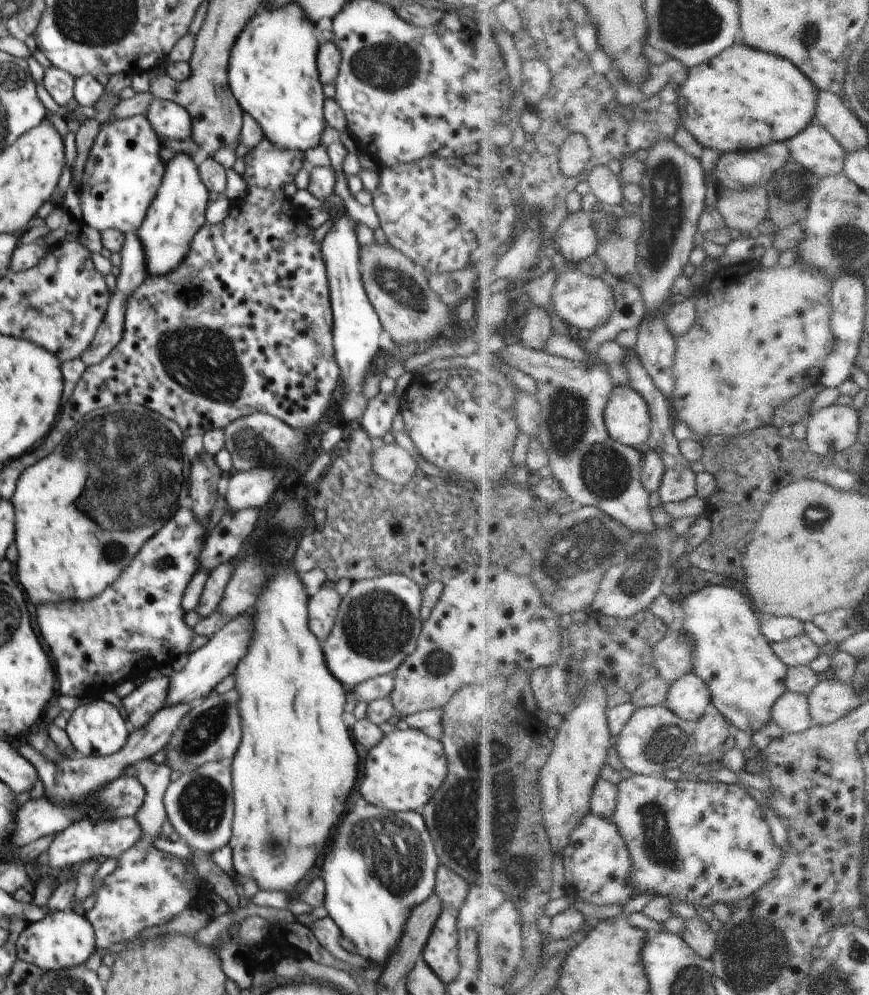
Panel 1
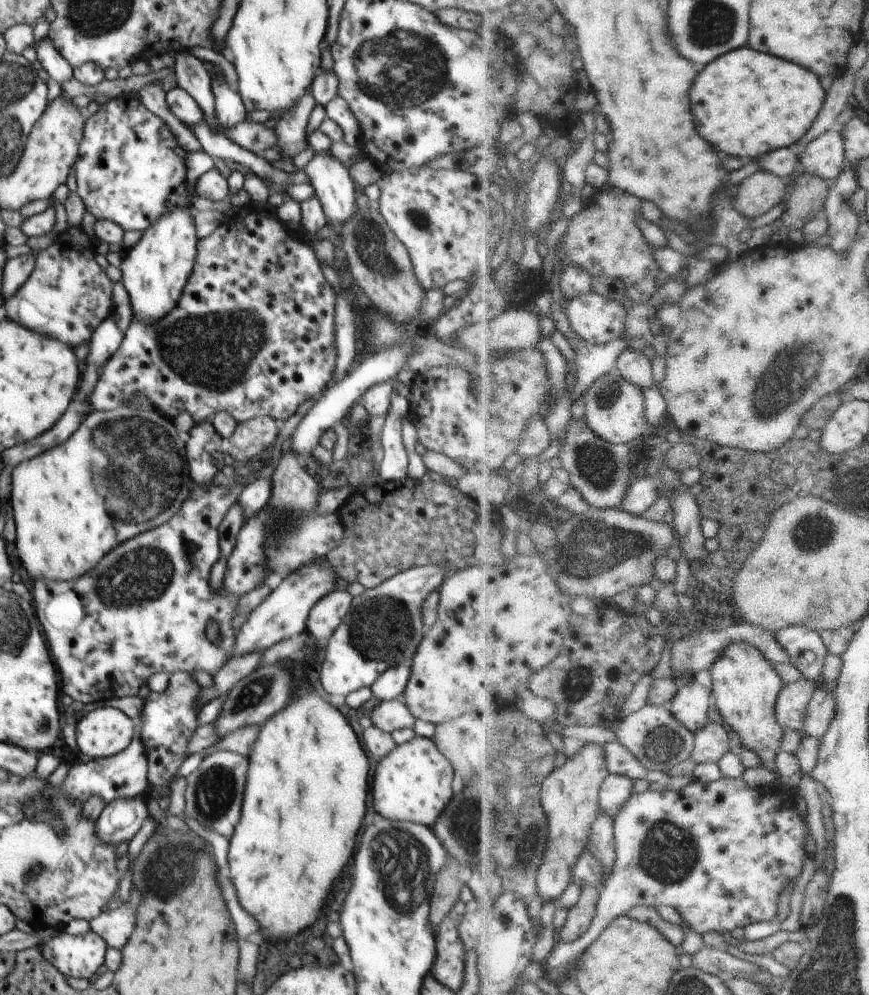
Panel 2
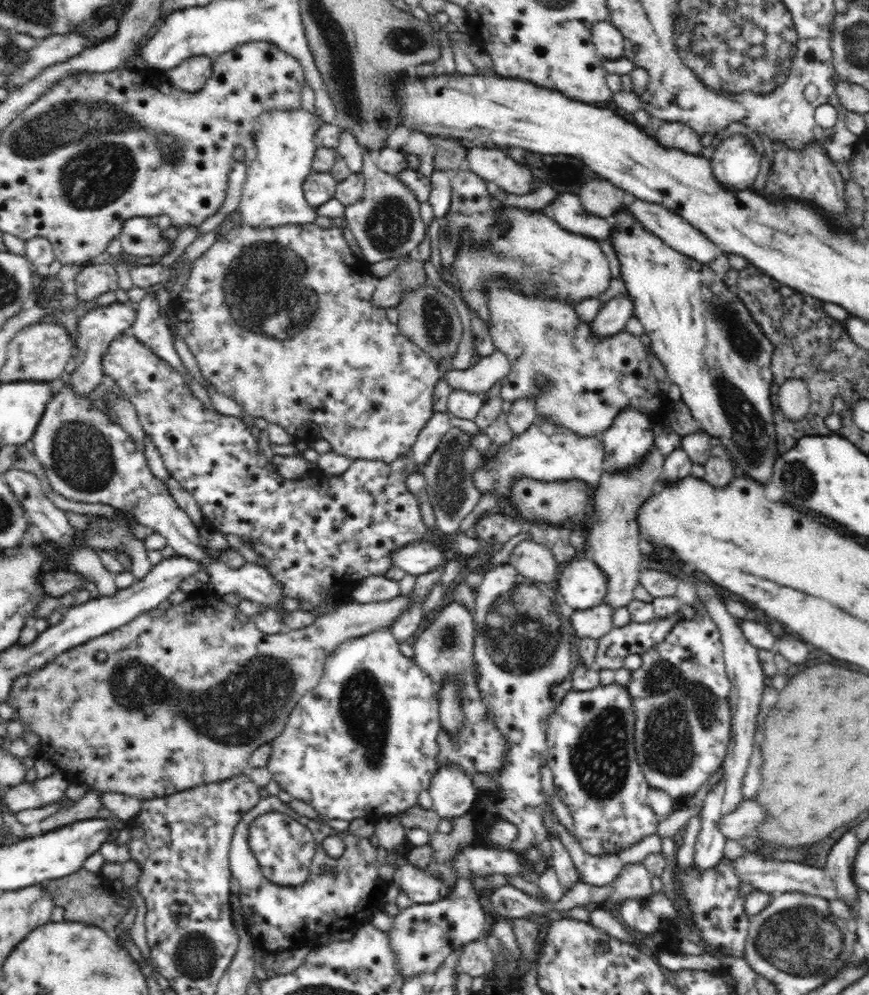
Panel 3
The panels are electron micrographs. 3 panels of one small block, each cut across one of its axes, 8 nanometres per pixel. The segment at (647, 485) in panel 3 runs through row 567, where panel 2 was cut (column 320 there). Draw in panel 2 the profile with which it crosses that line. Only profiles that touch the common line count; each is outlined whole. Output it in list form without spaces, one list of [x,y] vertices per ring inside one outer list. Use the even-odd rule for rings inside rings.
[[[340,588],[320,598],[306,620],[307,634],[315,638],[316,642],[325,643],[350,612],[352,600],[354,598],[348,590]]]

